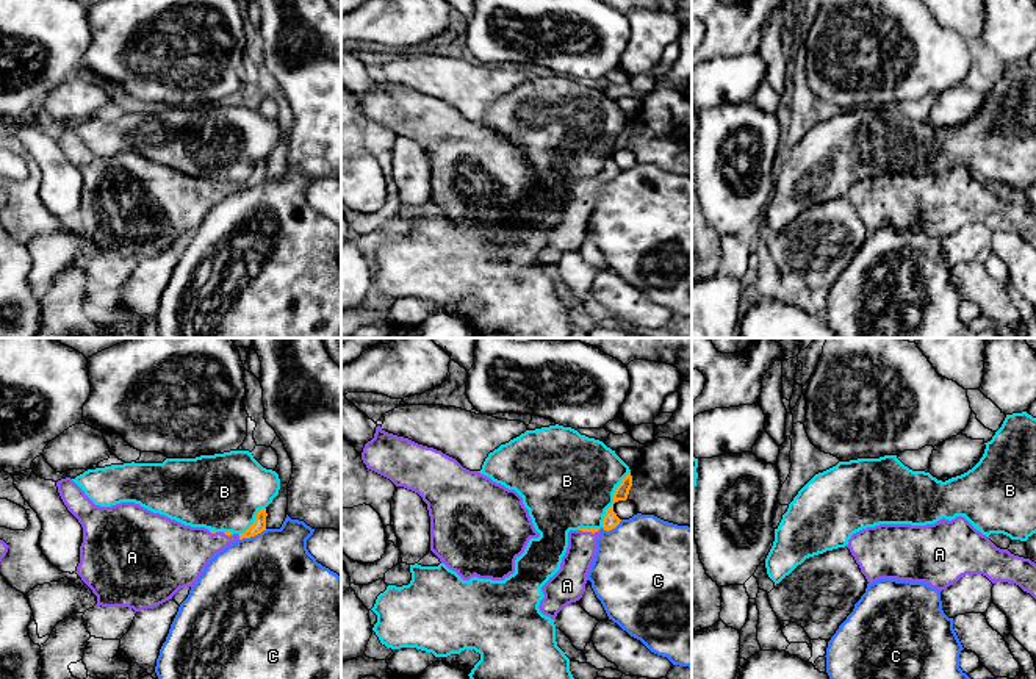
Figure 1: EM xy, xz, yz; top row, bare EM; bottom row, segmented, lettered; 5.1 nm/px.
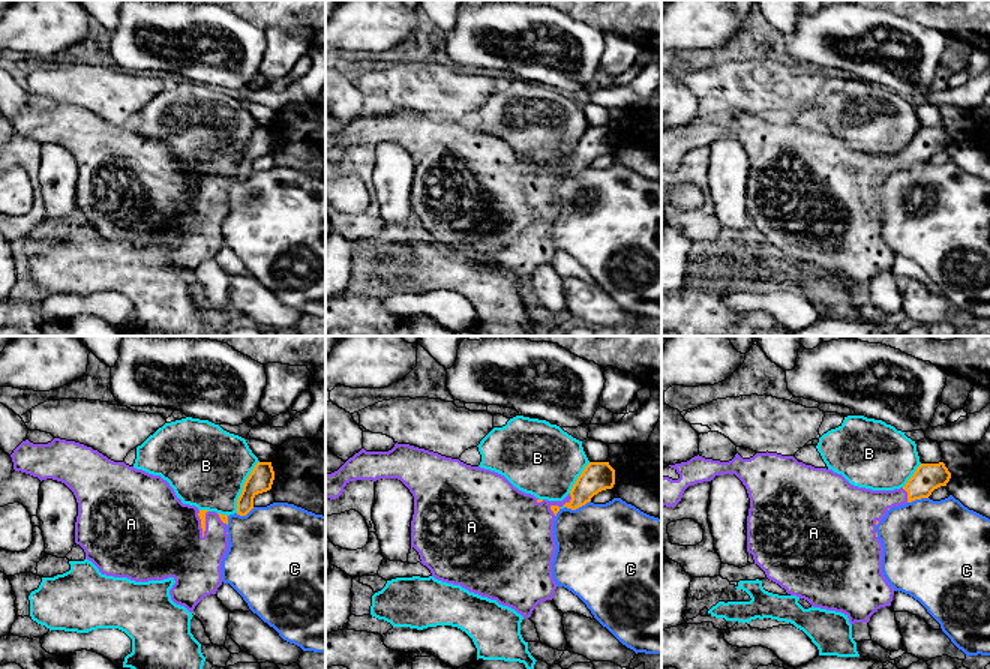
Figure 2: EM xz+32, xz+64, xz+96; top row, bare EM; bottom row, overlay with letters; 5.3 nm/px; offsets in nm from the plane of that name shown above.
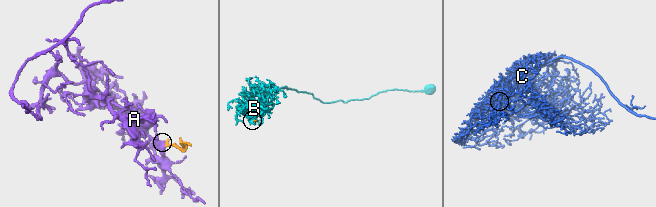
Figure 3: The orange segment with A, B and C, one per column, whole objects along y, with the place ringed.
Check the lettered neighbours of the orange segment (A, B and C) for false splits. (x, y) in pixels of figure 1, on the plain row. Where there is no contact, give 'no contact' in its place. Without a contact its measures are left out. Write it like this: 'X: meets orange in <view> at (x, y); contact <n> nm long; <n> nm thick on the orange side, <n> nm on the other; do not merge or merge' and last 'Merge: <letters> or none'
A: meets orange in xz at (589, 180); contact 110 nm long; 20 nm thick on the orange side, 150 nm on the other; merge
B: meets orange in xz at (614, 149); contact 320 nm long; 80 nm thick on the orange side, 480 nm on the other; do not merge
C: meets orange in xy at (252, 185); contact 160 nm long; 70 nm thick on the orange side, 500 nm on the other; do not merge
Merge: A

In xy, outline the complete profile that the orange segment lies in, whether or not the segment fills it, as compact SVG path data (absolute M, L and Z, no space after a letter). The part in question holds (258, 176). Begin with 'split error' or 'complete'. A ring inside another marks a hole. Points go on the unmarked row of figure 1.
split error; M70 127L58 130L56 136L64 155L83 177L75 222L97 246L94 257L128 257L135 261L153 258L172 249L180 238L192 236L218 202L266 180L266 158L258 160L254 174L238 185L185 175L135 152L95 155Z

